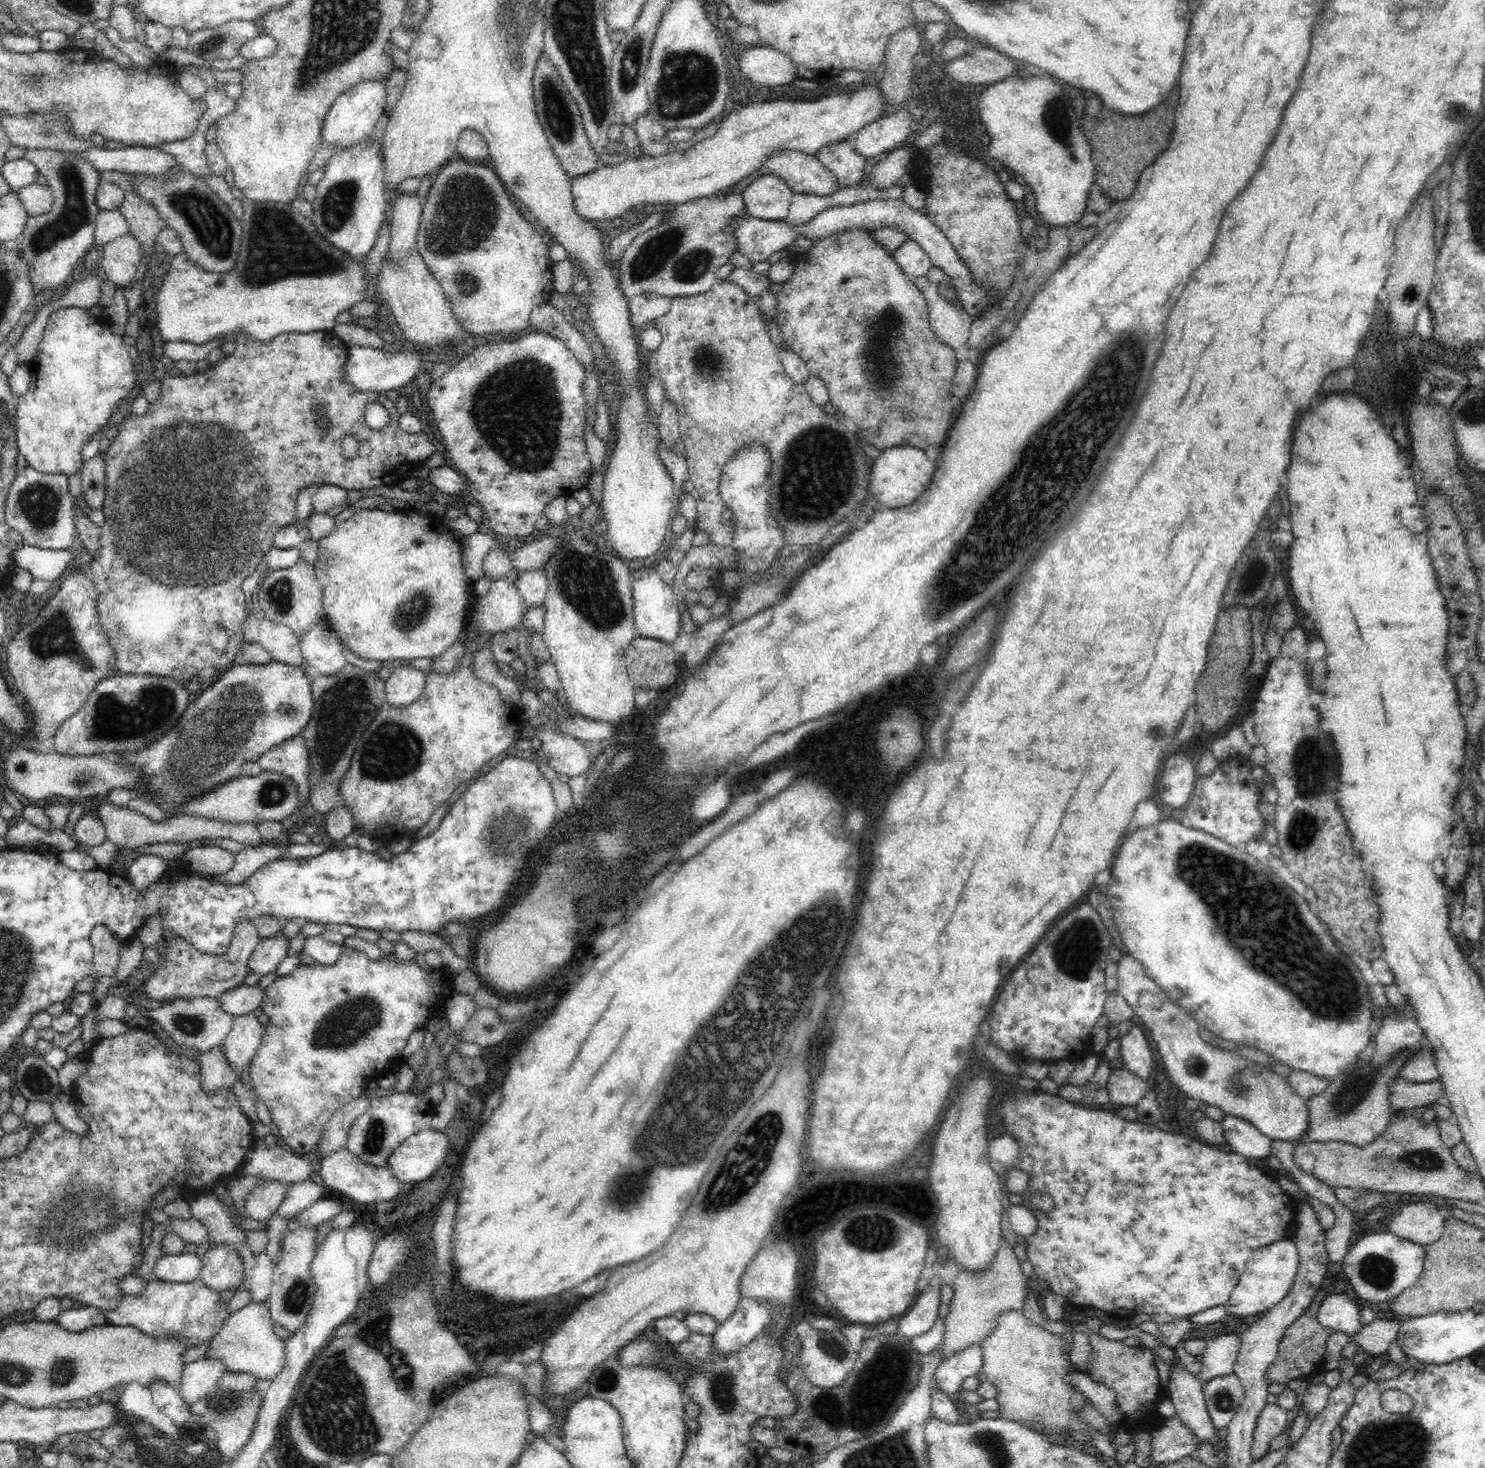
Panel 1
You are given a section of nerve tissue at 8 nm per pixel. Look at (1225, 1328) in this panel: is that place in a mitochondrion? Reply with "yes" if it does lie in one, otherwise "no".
no

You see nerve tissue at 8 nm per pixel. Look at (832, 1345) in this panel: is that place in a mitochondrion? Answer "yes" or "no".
yes

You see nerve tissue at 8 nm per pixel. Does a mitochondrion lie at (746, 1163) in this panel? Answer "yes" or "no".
yes

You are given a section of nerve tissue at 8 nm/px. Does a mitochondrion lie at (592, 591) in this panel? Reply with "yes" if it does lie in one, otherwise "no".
yes

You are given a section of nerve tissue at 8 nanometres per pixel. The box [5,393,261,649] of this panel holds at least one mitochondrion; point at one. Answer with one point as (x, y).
(39, 504)

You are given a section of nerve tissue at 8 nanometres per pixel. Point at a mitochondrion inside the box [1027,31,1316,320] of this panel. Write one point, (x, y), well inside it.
(1057, 119)

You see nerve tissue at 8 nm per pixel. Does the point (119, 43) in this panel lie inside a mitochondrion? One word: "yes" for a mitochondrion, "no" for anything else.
no

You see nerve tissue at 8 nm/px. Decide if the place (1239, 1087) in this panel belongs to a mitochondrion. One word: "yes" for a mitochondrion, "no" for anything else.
yes

